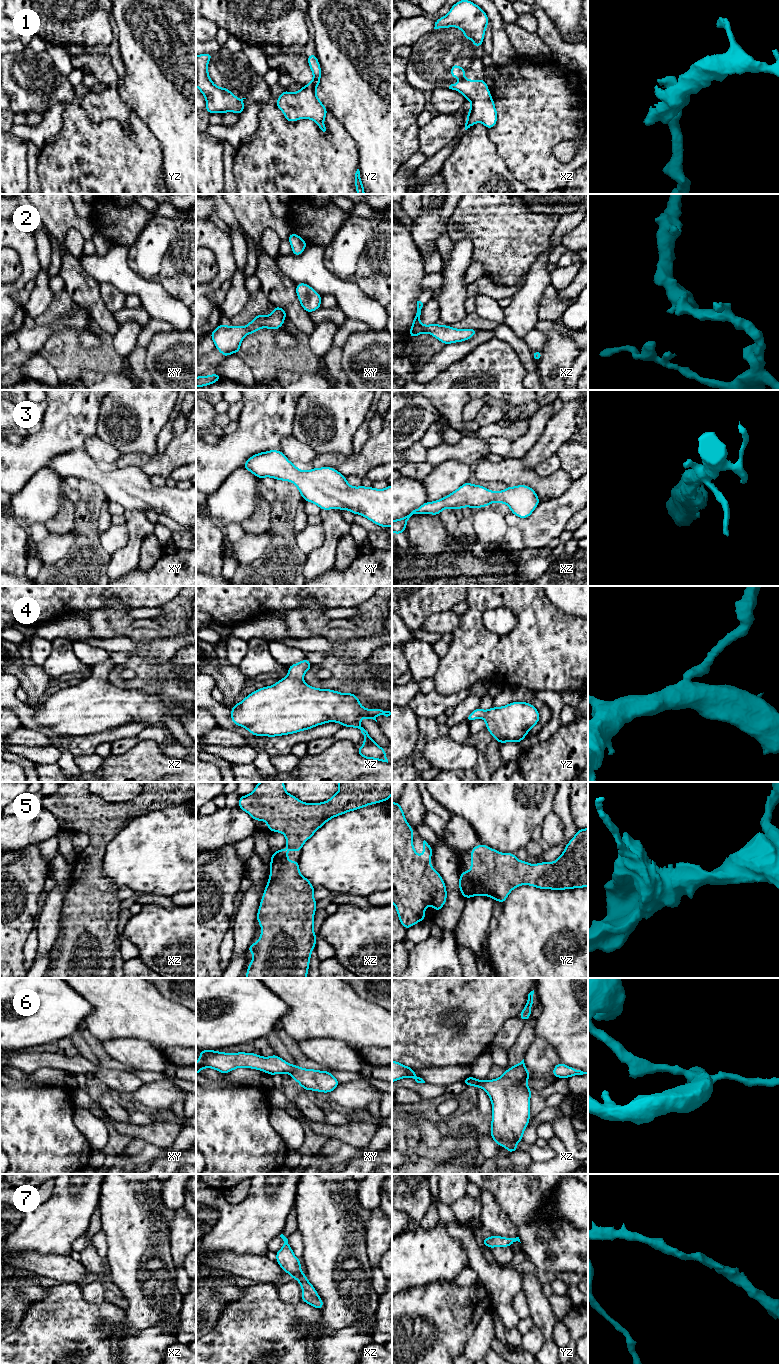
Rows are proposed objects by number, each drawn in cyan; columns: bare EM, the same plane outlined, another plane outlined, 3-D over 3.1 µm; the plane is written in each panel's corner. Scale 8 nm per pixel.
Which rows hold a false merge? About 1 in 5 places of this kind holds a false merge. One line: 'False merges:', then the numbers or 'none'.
False merges: none

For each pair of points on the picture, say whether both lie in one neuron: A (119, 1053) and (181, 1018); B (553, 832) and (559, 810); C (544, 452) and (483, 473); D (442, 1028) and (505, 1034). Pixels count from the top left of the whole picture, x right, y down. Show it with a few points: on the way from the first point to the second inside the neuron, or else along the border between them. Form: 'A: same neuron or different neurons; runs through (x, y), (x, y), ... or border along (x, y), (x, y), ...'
A: different neurons; border along (120, 1038), (145, 1039), (163, 1053)
B: different neurons; border along (552, 811), (561, 821), (563, 839)
C: different neurons; border along (519, 459), (525, 466), (533, 470)
D: different neurons; border along (513, 1016), (505, 1021), (489, 1045)

